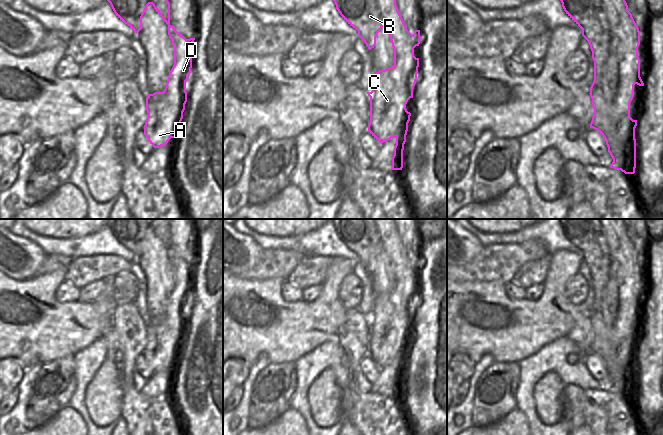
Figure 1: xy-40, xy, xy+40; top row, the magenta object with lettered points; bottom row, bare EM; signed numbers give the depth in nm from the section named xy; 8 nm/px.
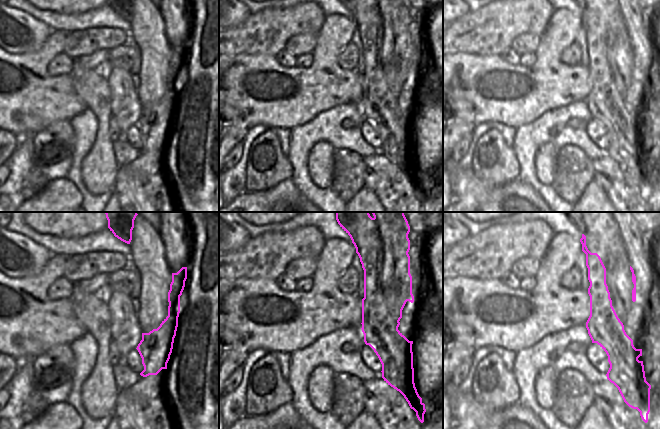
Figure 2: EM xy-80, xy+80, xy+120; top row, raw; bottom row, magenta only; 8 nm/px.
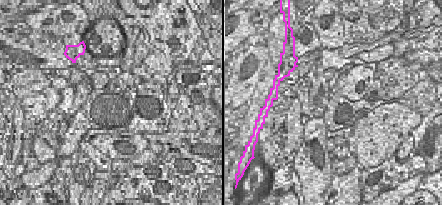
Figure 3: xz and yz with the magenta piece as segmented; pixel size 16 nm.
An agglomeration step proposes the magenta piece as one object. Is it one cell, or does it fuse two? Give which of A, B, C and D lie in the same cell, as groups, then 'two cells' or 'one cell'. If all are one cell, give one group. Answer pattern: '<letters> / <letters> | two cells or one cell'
A C D / B | two cells

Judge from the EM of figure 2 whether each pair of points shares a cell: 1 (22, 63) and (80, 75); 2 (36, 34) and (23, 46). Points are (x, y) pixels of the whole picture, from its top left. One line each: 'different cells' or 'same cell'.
1: different cells
2: same cell

